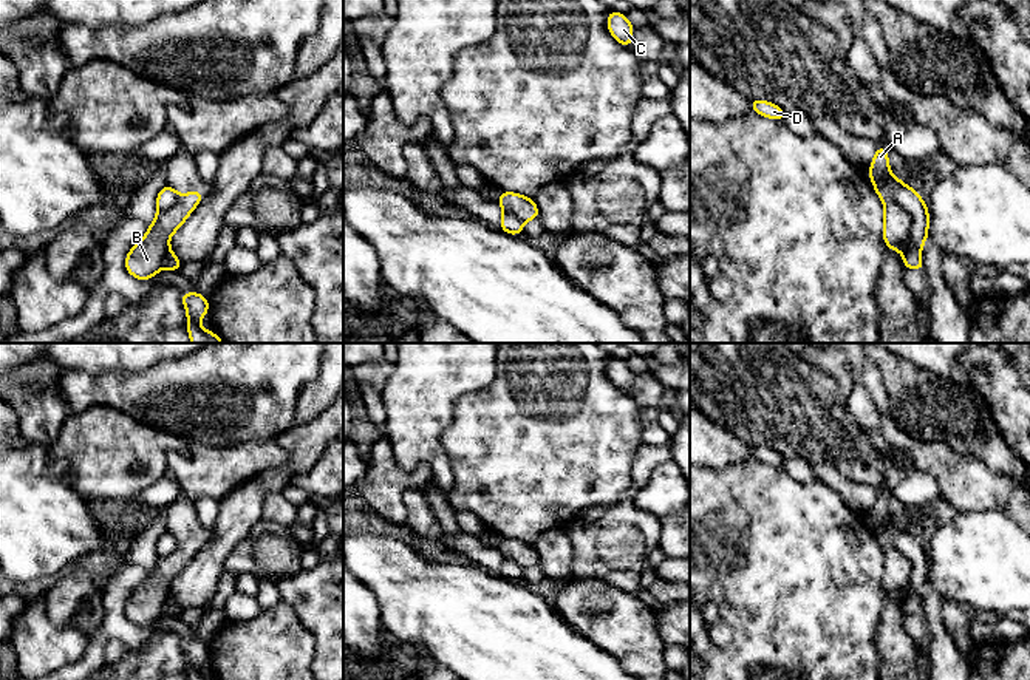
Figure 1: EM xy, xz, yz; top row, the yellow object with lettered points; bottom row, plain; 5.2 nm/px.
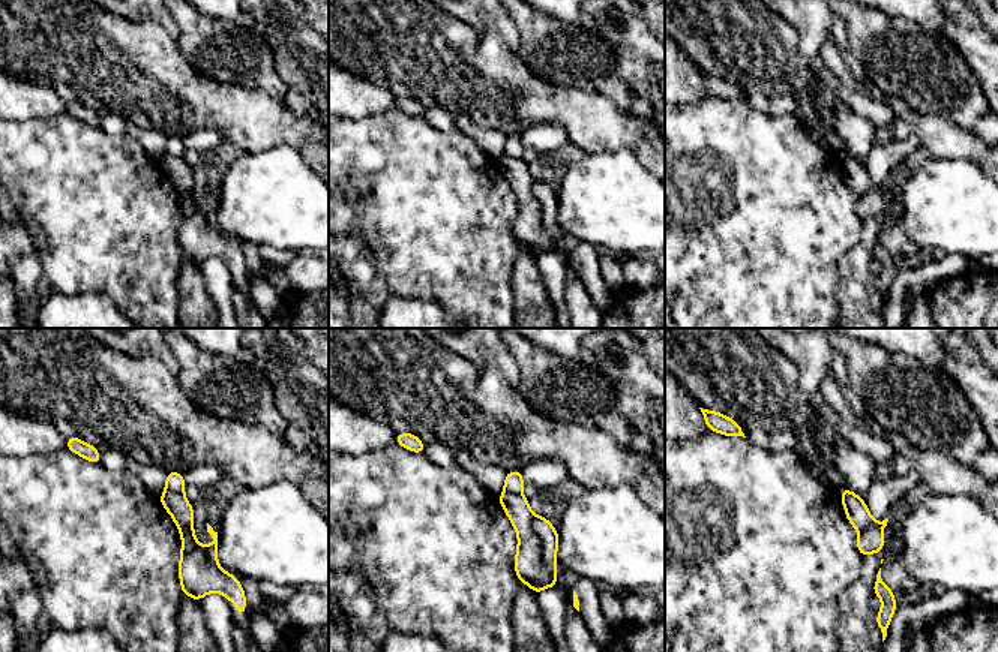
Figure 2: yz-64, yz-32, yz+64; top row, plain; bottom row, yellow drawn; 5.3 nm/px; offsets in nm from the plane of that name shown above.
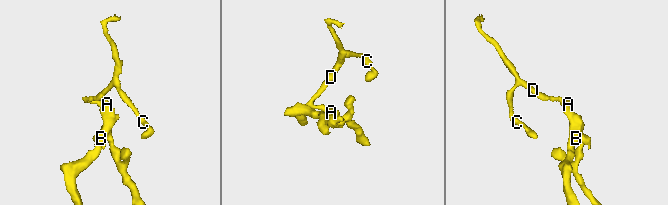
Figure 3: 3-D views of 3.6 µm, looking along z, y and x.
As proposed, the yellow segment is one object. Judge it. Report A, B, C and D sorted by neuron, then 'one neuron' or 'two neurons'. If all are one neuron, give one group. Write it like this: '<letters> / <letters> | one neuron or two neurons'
A C D / B | two neurons

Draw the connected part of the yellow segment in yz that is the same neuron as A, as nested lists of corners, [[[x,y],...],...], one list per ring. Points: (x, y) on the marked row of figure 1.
[[[878,144],[878,147],[877,147],[877,151],[875,151],[874,159],[871,162],[869,172],[875,176],[891,175],[888,150],[882,144]]]

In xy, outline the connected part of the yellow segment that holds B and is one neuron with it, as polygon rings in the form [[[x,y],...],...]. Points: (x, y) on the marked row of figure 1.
[[[201,190],[179,196],[175,206],[158,212],[142,240],[125,257],[125,270],[142,281],[150,280],[164,267],[170,236],[184,224],[193,209],[203,201]]]

